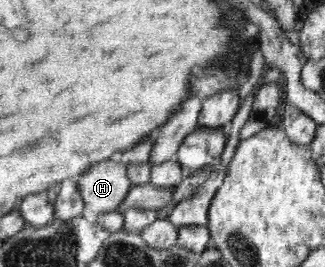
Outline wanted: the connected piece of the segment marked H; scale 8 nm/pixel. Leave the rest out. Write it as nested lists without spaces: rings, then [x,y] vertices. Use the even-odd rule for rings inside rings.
[[[118,158],[105,160],[75,180],[84,208],[95,214],[116,210],[133,186],[126,174],[126,165]]]

